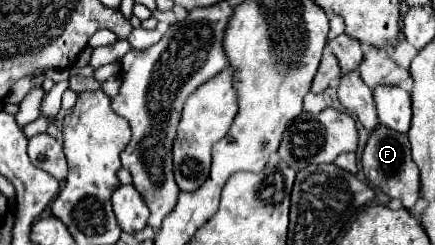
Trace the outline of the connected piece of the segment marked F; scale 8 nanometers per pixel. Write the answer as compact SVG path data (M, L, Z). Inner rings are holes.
M377 125L367 139L363 157L361 157L363 173L367 181L373 187L379 187L385 191L391 199L399 199L405 209L413 209L417 197L419 197L419 167L415 167L415 161L411 159L411 149L409 149L409 137L403 137L403 133L397 133L393 129L387 129L385 125Z

